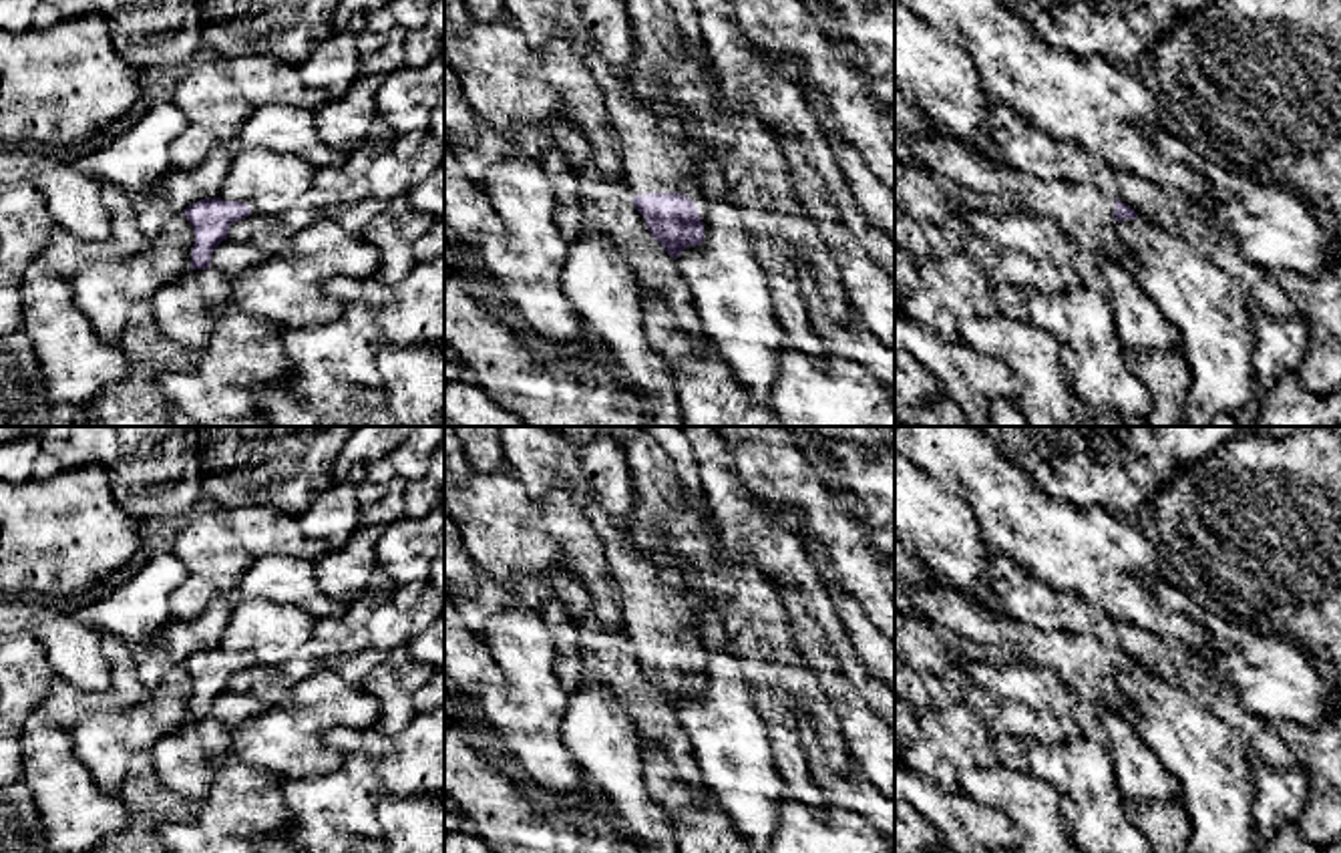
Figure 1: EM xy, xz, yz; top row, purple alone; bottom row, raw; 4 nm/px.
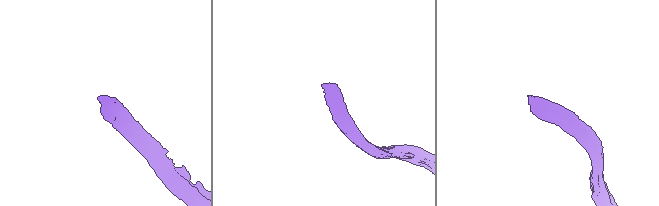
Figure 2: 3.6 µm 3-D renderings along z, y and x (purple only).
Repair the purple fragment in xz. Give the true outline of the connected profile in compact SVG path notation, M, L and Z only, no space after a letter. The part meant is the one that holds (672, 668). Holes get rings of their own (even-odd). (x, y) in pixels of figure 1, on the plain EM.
M591 495L579 499L605 547L611 575L619 585L623 630L647 680L678 710L688 696L704 692L704 672L682 642L692 612L684 587L674 579L665 551L643 551L613 523Z

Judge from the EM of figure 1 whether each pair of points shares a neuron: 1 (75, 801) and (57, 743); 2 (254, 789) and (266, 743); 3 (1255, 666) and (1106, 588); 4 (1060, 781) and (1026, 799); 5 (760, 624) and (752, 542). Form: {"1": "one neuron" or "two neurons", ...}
{"1": "one neuron", "2": "two neurons", "3": "two neurons", "4": "two neurons", "5": "two neurons"}

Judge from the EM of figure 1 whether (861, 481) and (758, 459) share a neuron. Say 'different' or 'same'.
different

